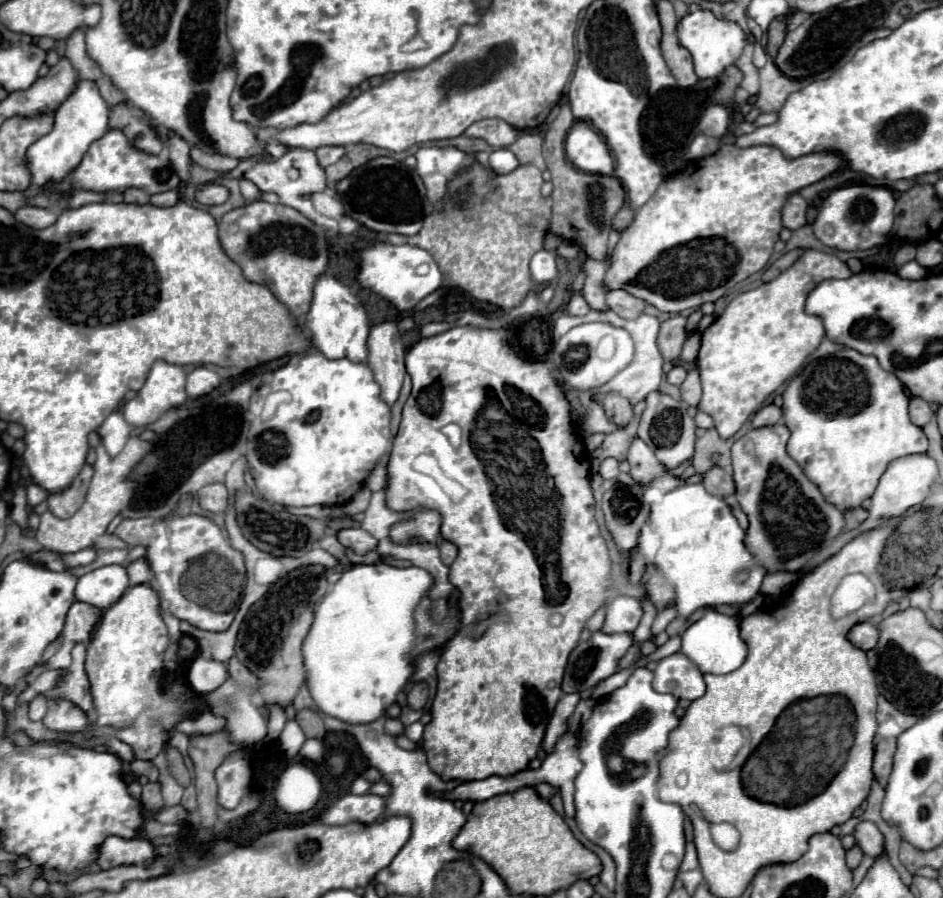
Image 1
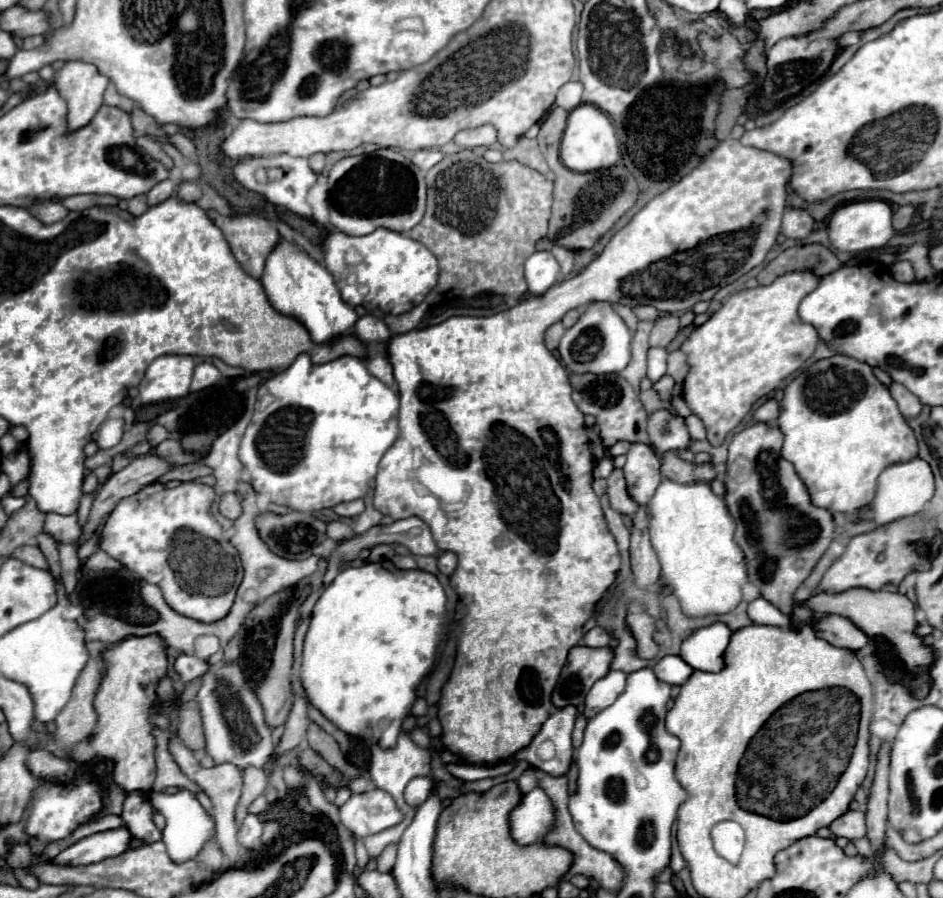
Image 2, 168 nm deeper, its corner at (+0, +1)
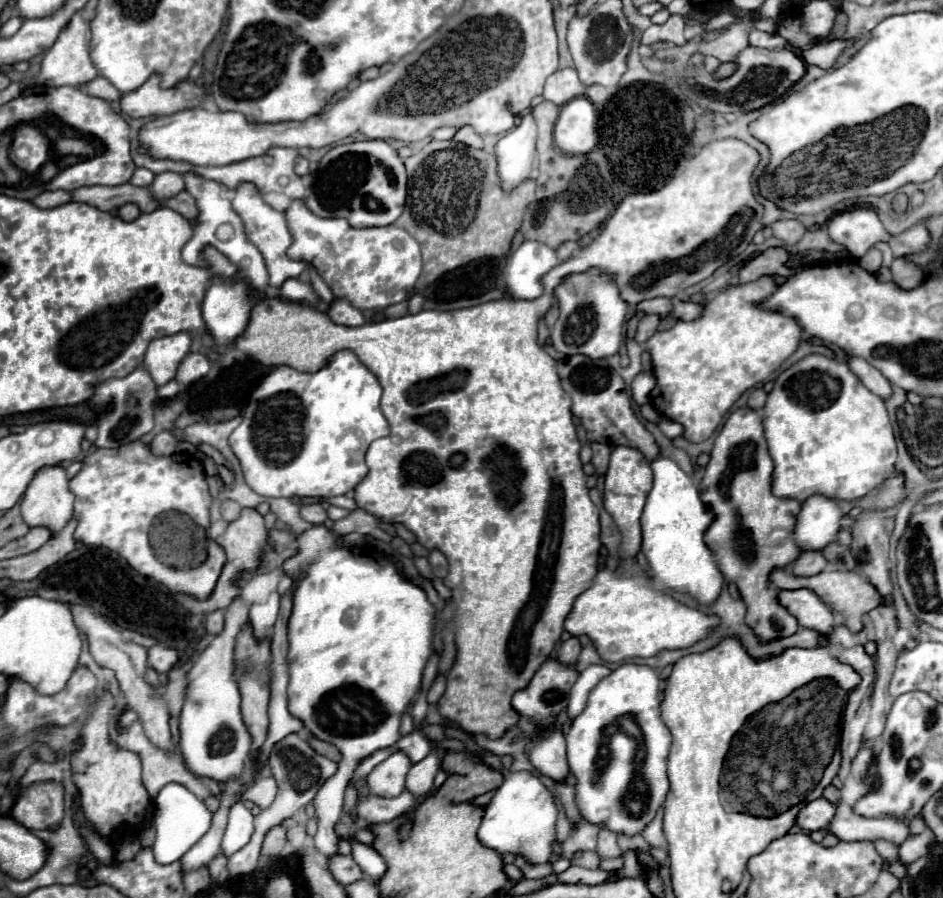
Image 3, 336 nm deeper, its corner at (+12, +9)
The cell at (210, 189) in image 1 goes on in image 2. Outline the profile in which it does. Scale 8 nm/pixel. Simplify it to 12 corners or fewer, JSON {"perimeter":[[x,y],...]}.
{"perimeter":[[194,181],[178,185],[178,199],[194,203],[202,197],[202,187]]}

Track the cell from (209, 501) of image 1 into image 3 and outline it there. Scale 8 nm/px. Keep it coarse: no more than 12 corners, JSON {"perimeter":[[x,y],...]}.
{"perimeter":[[236,501],[222,503],[224,521],[236,521],[242,507]]}

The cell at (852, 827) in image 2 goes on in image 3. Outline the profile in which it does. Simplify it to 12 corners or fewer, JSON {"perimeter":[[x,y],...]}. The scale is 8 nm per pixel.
{"perimeter":[[826,799],[806,803],[796,817],[802,831],[826,829],[834,805]]}

